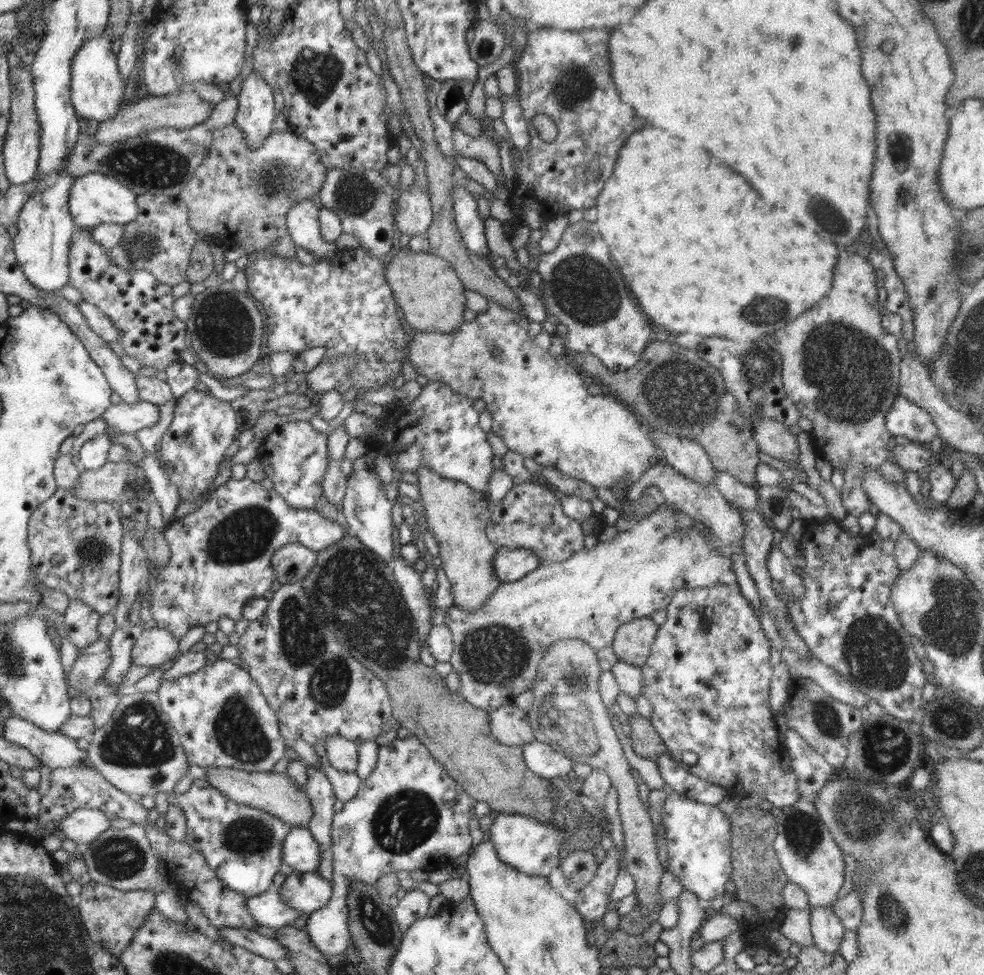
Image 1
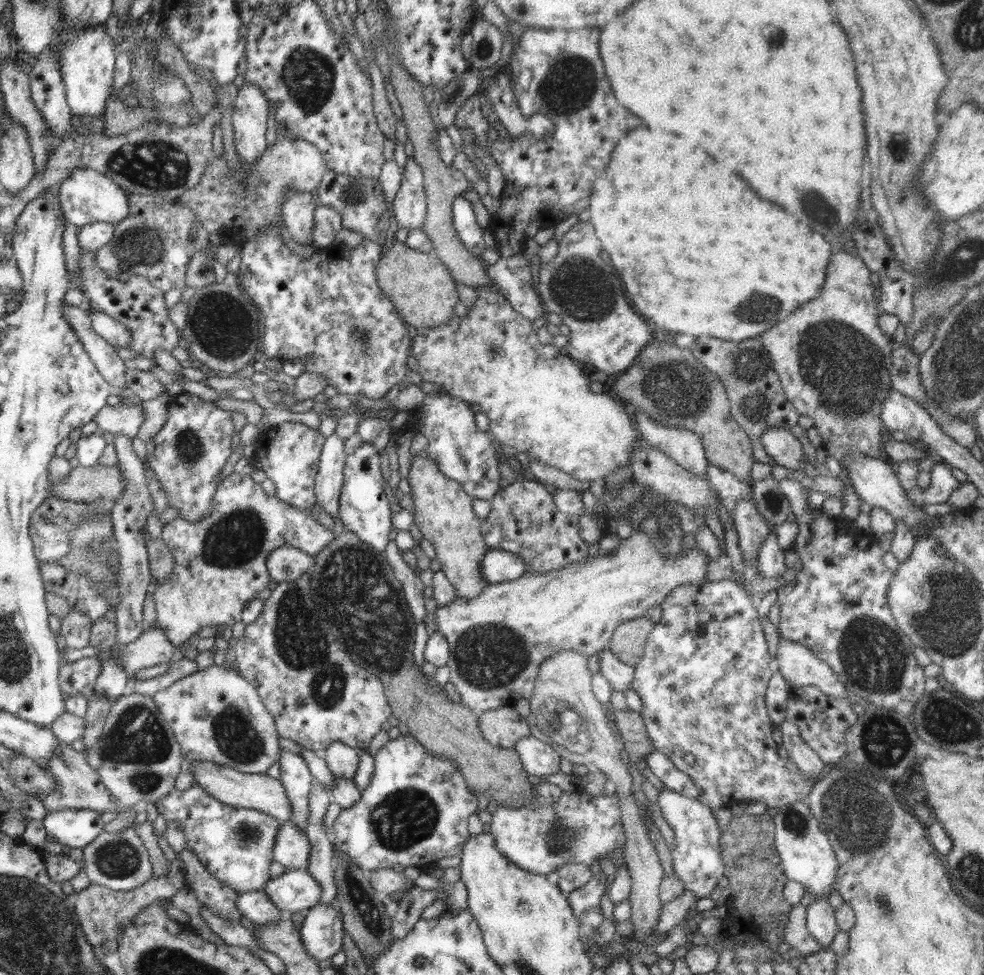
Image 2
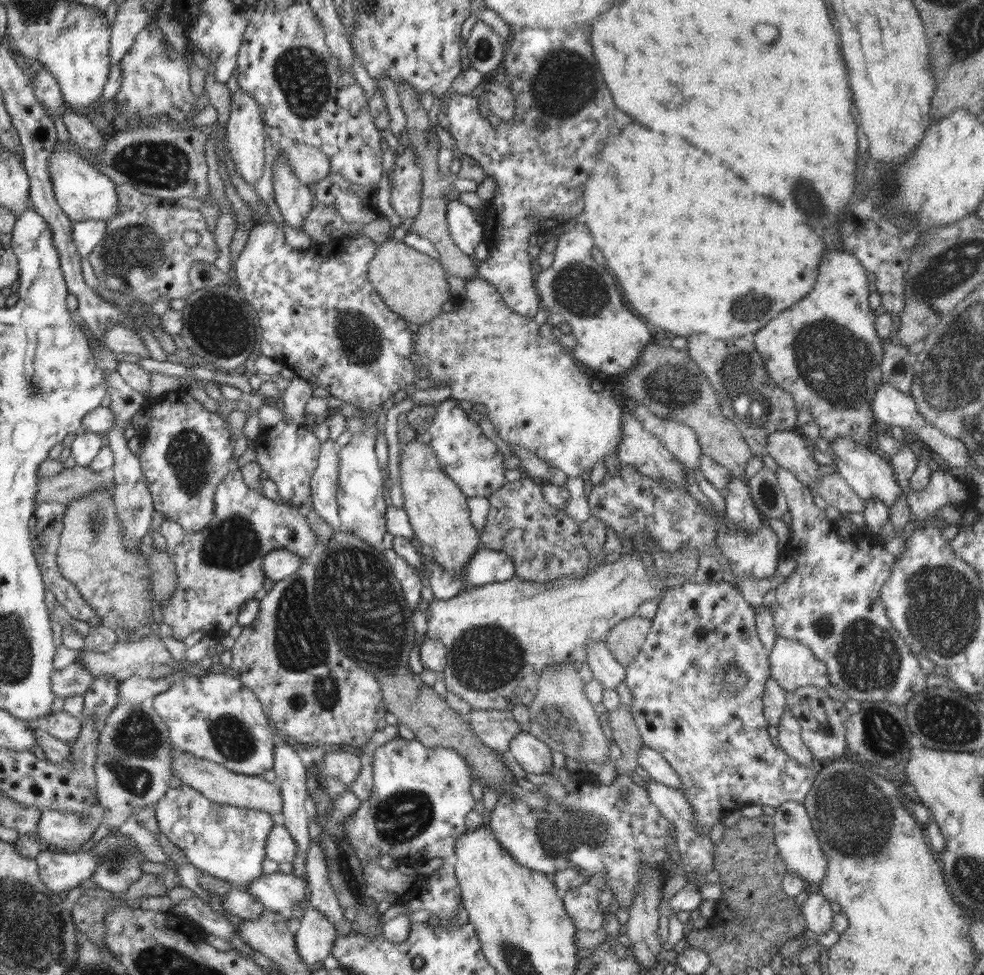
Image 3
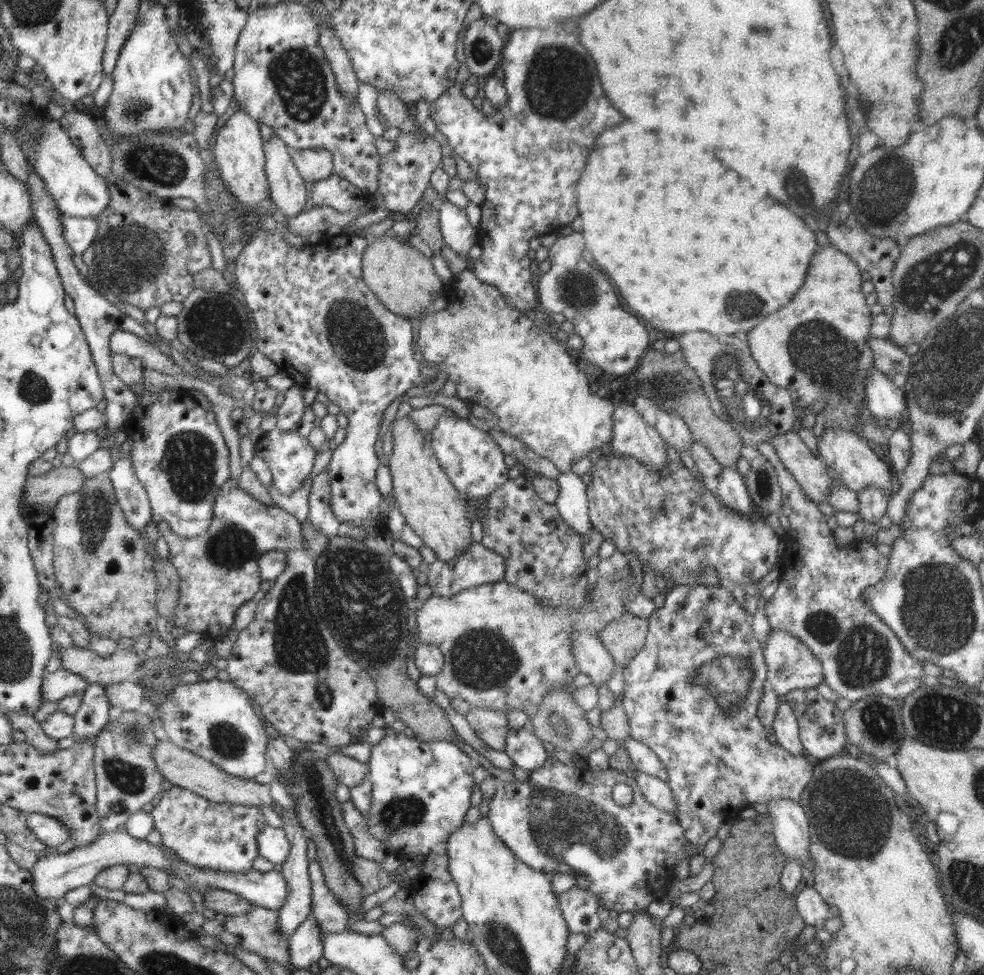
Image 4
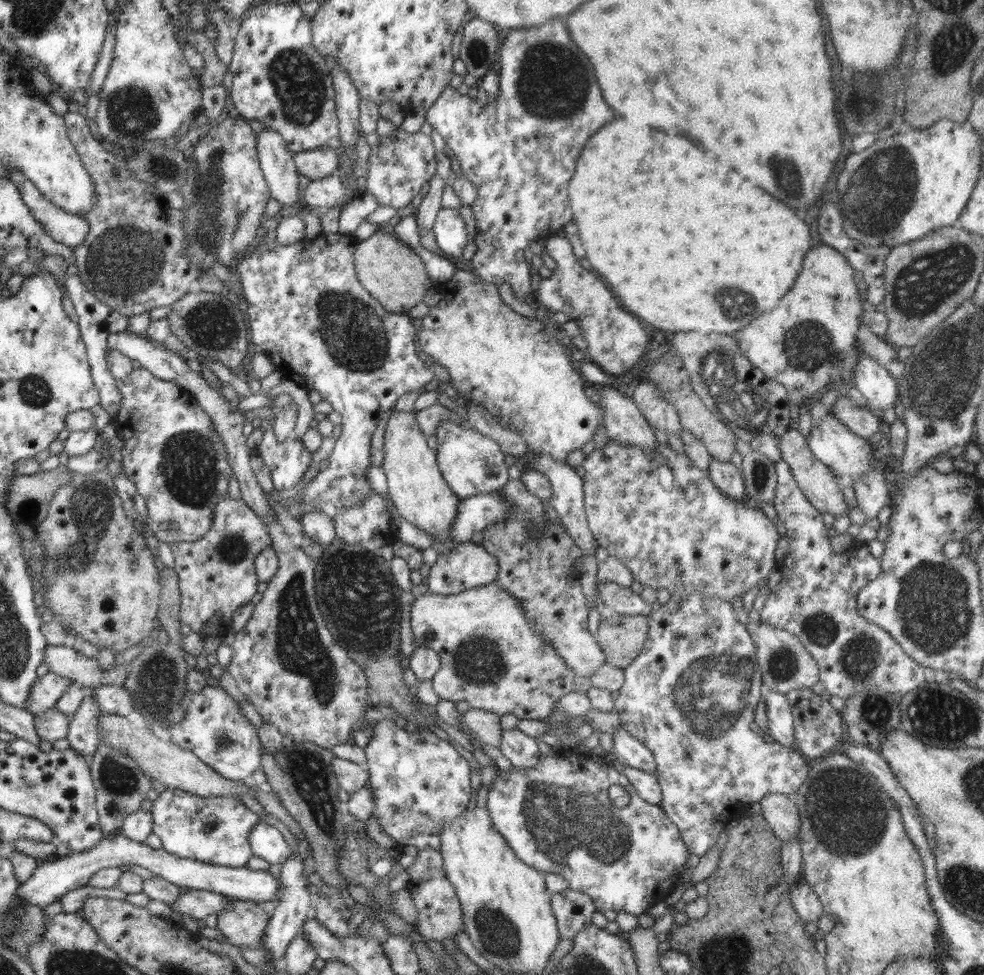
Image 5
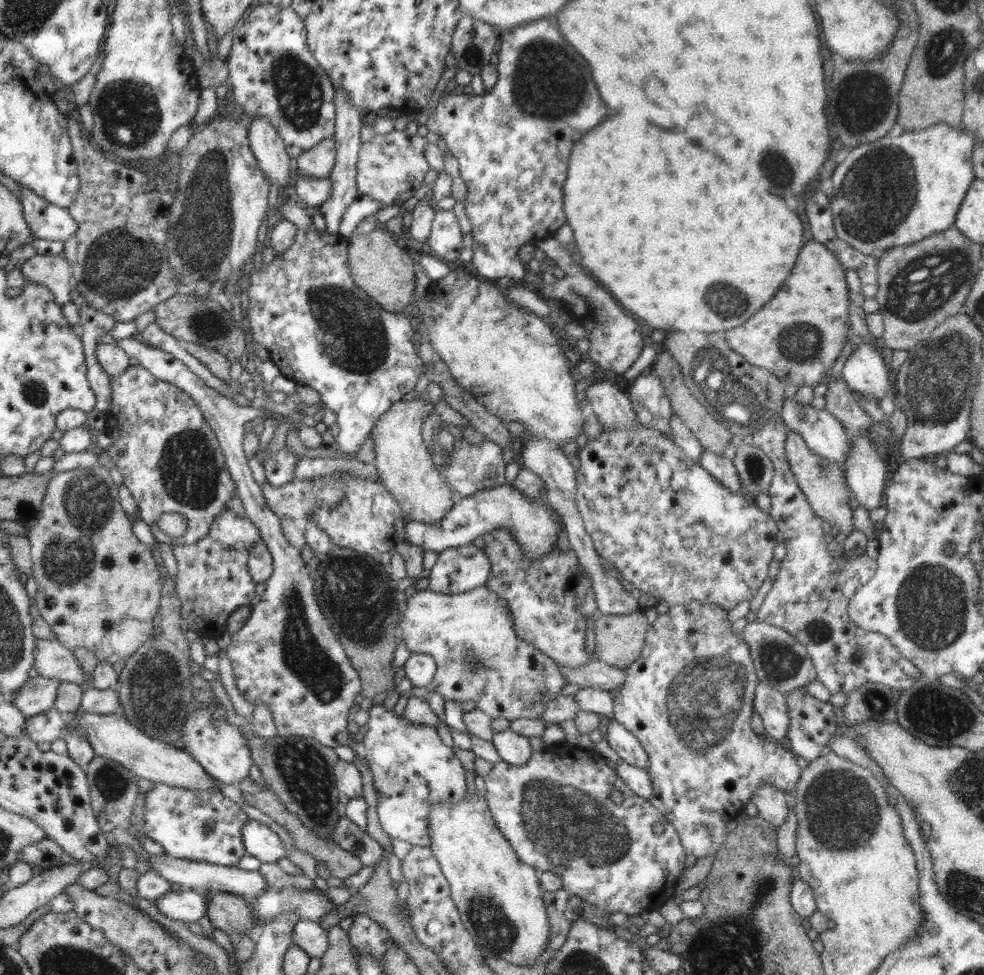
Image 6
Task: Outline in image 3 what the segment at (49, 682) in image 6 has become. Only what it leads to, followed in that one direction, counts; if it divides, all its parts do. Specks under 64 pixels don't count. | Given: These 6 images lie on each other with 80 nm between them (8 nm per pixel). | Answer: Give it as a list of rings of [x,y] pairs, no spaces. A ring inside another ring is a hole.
[[[78,659],[61,670],[52,671],[51,687],[55,696],[83,696],[93,679],[91,672]]]

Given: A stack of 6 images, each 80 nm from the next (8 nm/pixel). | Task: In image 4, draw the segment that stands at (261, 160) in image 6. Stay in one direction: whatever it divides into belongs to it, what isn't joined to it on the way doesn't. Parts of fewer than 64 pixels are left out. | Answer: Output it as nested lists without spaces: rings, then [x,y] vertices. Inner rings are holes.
[[[272,136],[264,144],[264,170],[269,196],[287,219],[298,216],[308,202],[309,191],[290,156],[291,151],[281,138]]]

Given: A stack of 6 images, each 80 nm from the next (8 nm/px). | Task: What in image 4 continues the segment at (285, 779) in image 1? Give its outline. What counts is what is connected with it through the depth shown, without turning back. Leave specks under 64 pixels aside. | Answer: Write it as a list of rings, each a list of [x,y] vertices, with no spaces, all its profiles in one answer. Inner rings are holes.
[[[170,740],[158,741],[151,752],[153,760],[151,765],[156,765],[157,770],[162,776],[171,782],[174,786],[180,786],[188,789],[190,792],[203,796],[206,800],[212,802],[229,802],[232,804],[258,806],[277,806],[270,795],[270,787],[267,784],[260,784],[254,779],[240,778],[232,776],[223,770],[220,770],[209,760],[184,750],[176,746]]]

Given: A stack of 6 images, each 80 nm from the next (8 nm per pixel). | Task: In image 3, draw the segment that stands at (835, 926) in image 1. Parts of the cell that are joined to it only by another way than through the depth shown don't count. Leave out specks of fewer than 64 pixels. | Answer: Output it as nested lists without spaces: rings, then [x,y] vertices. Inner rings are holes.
[[[817,889],[808,894],[801,908],[808,930],[820,935],[831,929],[835,912],[830,907],[831,903]]]

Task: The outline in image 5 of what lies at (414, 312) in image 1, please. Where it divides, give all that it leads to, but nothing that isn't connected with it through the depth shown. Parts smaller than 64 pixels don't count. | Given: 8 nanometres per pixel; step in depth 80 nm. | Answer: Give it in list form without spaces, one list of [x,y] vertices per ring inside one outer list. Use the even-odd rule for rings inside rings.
[[[377,231],[361,241],[358,240],[354,251],[354,264],[360,284],[388,312],[413,314],[414,307],[422,301],[426,291],[435,286],[422,259],[414,249],[389,233],[383,234]]]

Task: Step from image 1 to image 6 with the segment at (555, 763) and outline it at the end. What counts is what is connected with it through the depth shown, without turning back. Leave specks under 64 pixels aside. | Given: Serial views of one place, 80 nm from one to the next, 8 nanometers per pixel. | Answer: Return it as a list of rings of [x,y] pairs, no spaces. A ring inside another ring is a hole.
[[[512,729],[495,733],[491,740],[502,761],[508,764],[526,764],[532,752],[529,738],[520,735]]]

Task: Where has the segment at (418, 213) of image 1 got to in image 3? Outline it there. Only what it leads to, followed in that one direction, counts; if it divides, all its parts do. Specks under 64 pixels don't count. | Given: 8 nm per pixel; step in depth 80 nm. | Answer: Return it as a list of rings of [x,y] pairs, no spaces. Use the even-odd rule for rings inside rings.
[[[411,148],[405,149],[400,156],[395,156],[391,180],[392,208],[403,220],[416,218],[423,198],[423,178],[422,167]]]

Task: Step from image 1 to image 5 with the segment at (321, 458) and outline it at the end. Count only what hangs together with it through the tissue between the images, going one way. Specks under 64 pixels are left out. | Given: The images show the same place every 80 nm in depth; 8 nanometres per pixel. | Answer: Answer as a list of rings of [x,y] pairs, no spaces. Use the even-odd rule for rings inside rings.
[[[271,429],[265,432],[257,449],[257,455],[270,469],[275,491],[292,490],[298,486],[312,458],[301,440],[291,436],[280,442]]]

